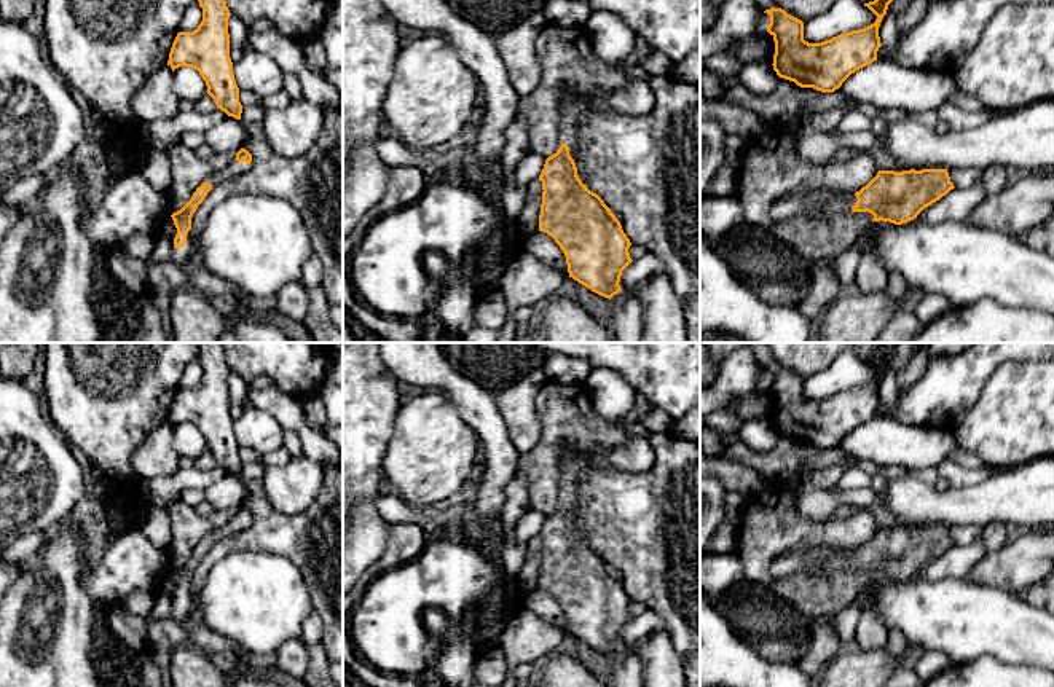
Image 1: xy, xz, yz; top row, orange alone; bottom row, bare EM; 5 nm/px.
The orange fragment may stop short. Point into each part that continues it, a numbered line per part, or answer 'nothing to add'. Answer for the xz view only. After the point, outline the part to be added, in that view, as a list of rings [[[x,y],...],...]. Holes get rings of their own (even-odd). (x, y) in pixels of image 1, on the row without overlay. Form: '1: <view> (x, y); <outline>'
1: xz (568, 472); [[[561,443],[560,465],[556,473],[560,475],[558,505],[566,501],[569,512],[576,520],[576,507],[579,504],[577,485],[580,475],[577,470],[579,446],[571,443]]]

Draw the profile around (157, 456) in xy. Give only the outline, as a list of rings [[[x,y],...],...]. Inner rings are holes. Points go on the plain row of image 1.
[[[172,426],[156,427],[136,449],[132,465],[139,480],[169,477],[179,470],[179,454],[172,446]]]

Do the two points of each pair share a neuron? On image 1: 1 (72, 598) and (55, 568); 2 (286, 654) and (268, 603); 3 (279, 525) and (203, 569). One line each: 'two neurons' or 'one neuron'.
1: one neuron
2: two neurons
3: one neuron

